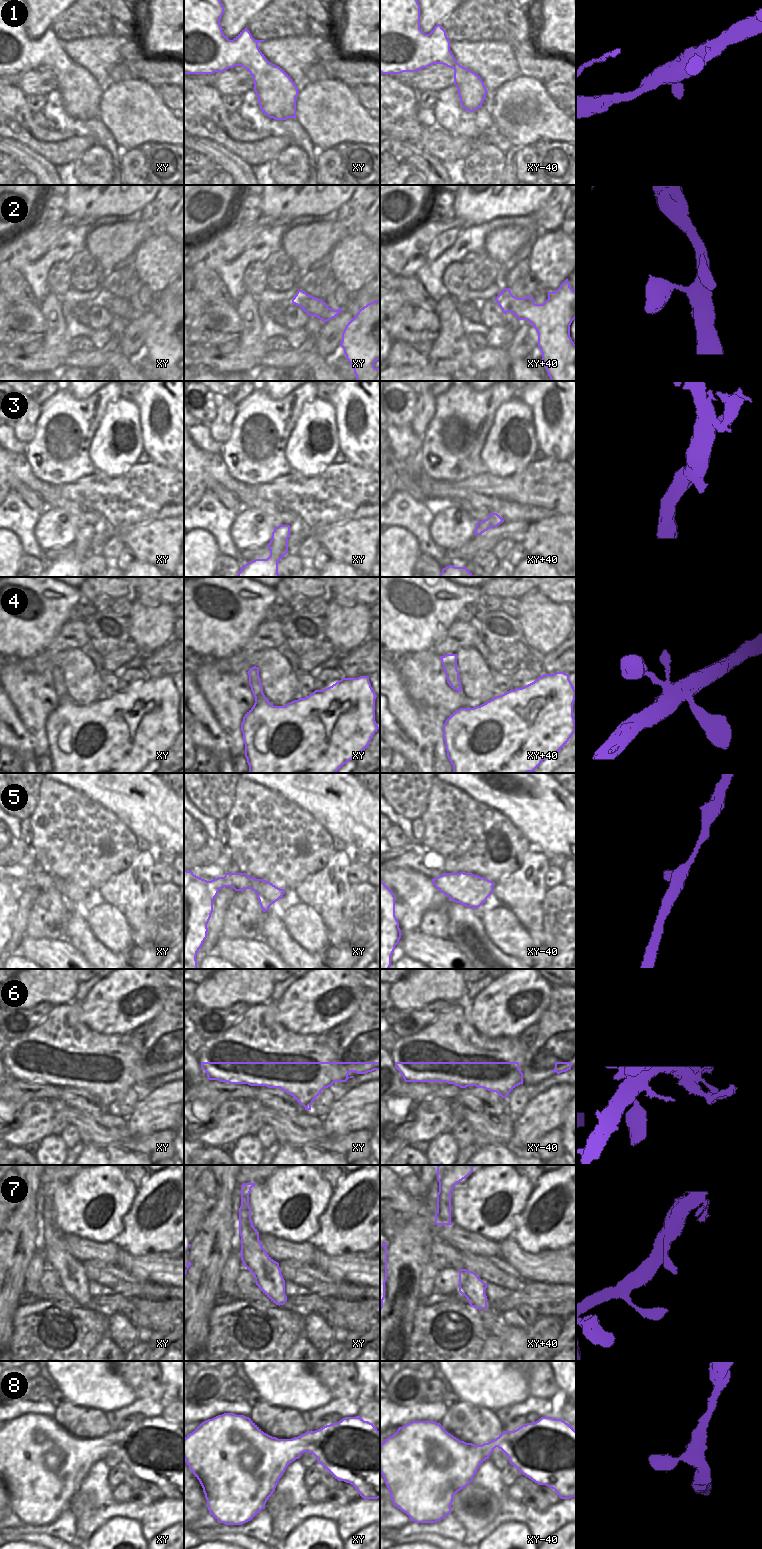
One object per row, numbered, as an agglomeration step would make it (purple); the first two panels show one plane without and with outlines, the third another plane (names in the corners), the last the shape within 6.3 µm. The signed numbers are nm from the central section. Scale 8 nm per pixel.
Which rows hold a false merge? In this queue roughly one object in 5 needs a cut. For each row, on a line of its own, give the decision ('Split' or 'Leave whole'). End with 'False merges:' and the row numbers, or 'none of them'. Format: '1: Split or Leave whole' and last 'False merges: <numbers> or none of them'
1: Leave whole
2: Leave whole
3: Leave whole
4: Leave whole
5: Leave whole
6: Split
7: Leave whole
8: Leave whole
False merges: 6.

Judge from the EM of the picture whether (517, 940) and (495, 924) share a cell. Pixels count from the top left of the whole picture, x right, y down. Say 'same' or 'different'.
same

